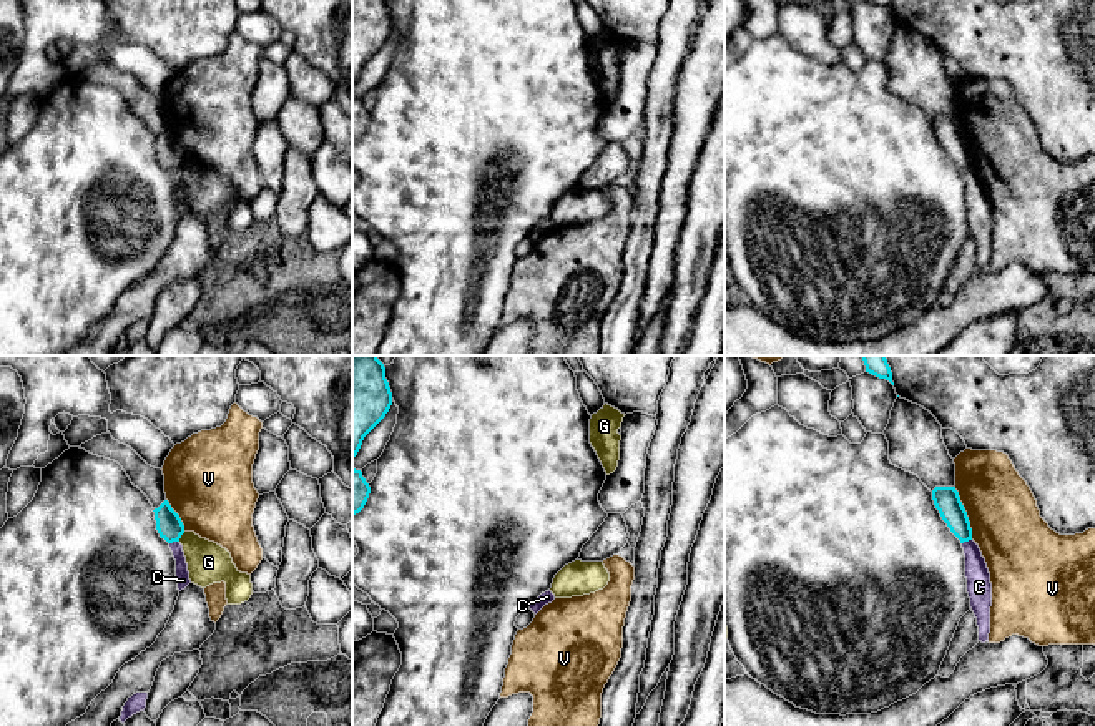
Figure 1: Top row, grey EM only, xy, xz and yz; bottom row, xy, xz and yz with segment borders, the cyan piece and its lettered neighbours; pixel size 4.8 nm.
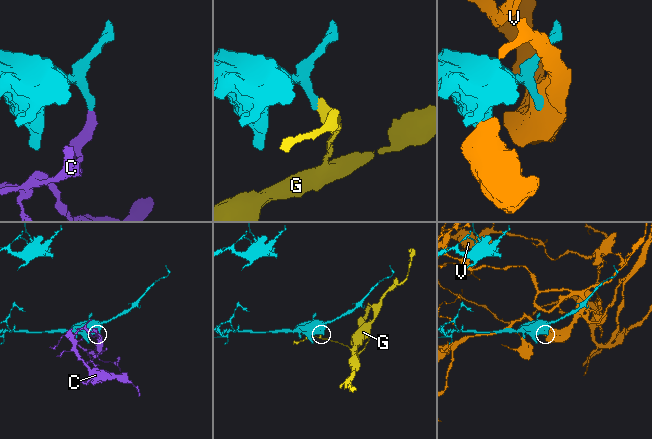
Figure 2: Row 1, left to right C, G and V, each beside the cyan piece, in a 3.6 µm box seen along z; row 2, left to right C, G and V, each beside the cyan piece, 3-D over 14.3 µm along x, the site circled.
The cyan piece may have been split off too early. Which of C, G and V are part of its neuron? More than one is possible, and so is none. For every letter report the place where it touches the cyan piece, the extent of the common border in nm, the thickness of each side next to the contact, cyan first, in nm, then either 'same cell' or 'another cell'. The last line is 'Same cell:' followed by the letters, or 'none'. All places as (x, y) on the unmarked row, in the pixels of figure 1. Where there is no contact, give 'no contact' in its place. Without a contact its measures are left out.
C: meets cyan in xy at (173, 168); contact 50 nm long; 130 nm thick on the cyan side, 70 nm on the other; another cell
G: meets cyan in xy at (180, 165); contact 60 nm long; 130 nm thick on the cyan side, 200 nm on the other; another cell
V: meets cyan in yz at (966, 142); contact 280 nm long; 130 nm thick on the cyan side, 340 nm on the other; another cell
Same cell: none

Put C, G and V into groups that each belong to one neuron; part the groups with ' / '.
C / G / V

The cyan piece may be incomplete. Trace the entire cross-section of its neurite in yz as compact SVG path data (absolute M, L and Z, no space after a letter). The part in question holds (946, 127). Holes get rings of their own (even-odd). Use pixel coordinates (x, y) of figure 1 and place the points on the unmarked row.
M935 115L932 128L942 148L960 171L972 168L970 150L955 115Z

